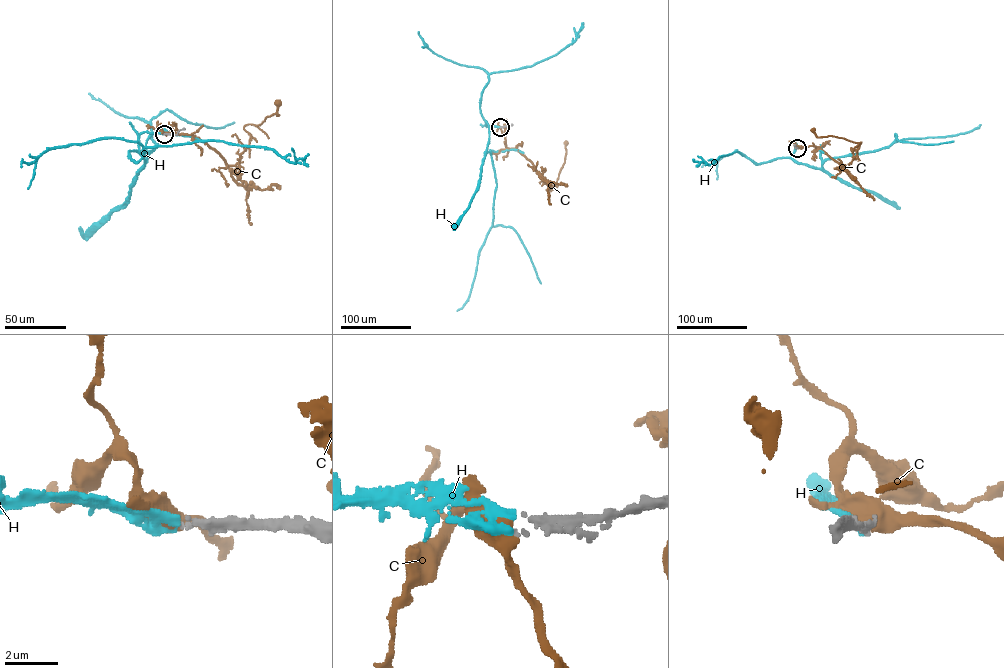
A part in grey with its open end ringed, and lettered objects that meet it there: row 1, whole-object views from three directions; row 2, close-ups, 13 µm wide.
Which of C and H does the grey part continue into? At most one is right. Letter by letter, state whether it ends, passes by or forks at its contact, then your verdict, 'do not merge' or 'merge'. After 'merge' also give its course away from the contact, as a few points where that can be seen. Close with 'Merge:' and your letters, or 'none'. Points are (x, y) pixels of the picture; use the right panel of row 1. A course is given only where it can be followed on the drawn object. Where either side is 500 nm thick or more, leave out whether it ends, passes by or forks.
C: do not merge
H: it ends | merge | via (797, 148), (792, 157), (797, 163), (822, 168), (827, 159), (875, 151), (901, 140), (964, 133), (980, 124)
Merge: H

